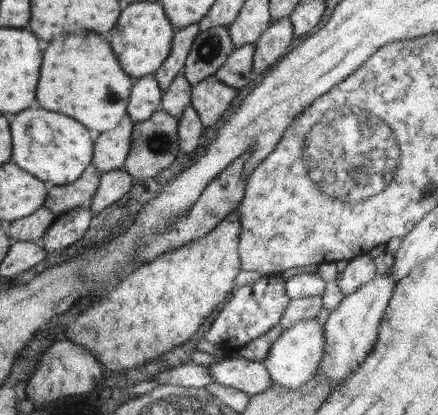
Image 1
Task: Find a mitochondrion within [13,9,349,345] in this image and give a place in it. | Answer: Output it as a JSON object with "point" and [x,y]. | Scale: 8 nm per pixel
{"point":[208,52]}

